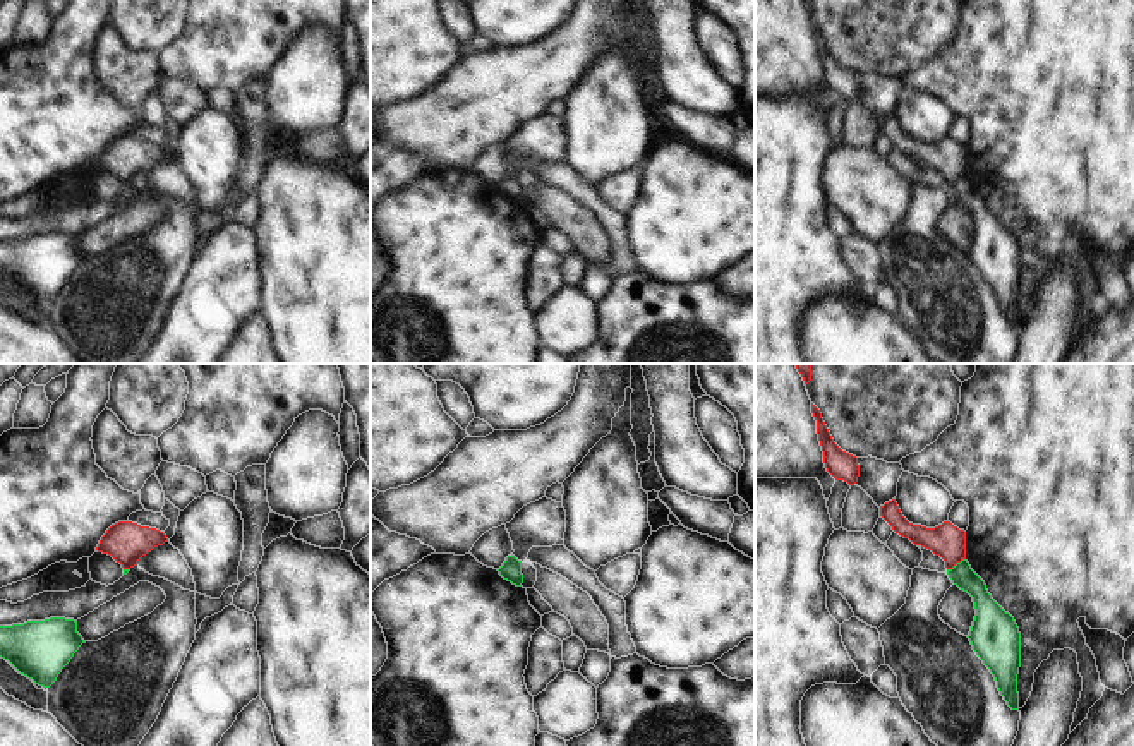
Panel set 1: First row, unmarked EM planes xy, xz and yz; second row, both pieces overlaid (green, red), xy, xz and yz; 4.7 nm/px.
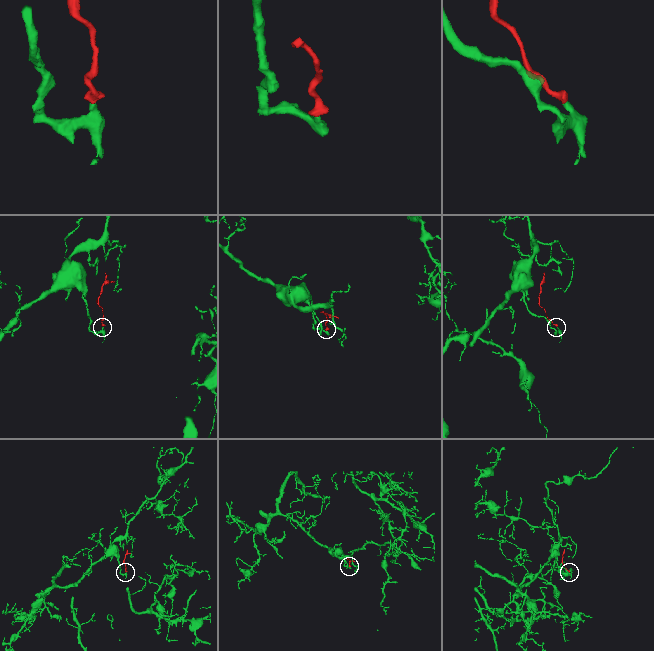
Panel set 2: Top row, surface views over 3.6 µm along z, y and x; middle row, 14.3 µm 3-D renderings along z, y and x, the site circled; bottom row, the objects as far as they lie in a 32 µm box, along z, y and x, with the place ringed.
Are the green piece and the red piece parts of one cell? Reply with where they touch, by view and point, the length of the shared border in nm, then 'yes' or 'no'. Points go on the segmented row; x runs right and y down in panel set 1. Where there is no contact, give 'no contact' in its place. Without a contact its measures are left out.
contact yz (958, 563); length 110 nm; no

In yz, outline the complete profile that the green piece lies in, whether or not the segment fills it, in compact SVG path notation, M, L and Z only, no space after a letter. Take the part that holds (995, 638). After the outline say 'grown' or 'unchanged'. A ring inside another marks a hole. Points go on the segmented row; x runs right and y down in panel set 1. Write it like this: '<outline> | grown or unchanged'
M966 559L947 569L947 575L973 597L976 616L968 636L973 650L993 674L1007 705L1019 710L1021 633L1014 617L992 599L985 581Z | unchanged

